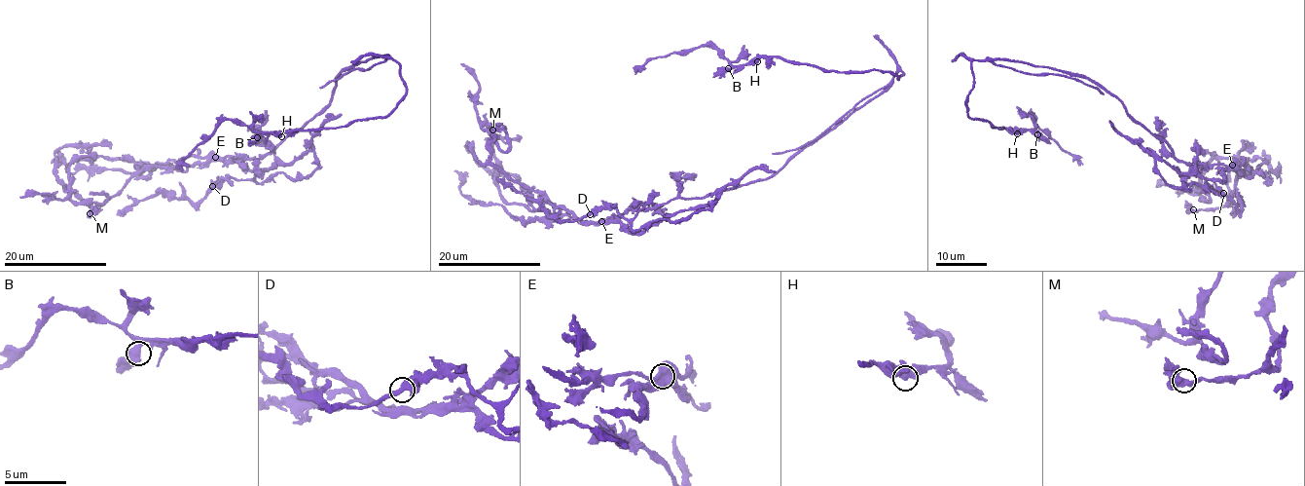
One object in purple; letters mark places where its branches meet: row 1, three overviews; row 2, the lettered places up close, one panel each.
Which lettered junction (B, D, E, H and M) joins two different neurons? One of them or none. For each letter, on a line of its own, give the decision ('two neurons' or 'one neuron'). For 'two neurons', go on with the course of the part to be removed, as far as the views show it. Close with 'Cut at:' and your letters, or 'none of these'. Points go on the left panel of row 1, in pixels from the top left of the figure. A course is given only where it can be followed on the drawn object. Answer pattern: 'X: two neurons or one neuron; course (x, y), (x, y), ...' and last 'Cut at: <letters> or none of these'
B: one neuron
D: one neuron
E: two neurons; course (215, 157), (262, 172), (314, 151), (316, 166), (295, 179), (223, 179), (198, 203), (158, 194), (117, 214)
H: one neuron
M: one neuron
Cut at: E

